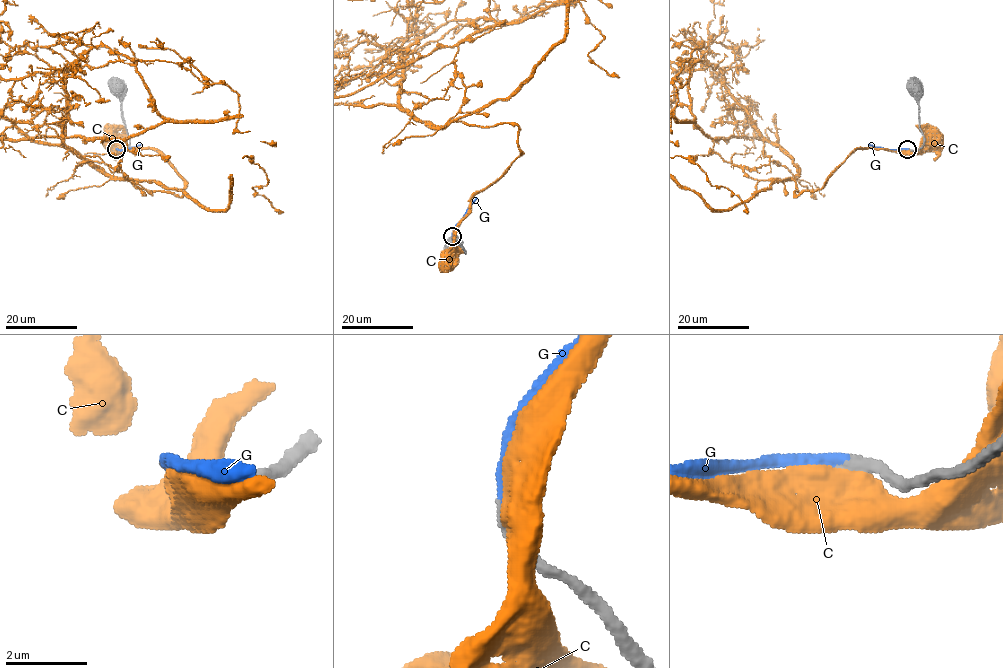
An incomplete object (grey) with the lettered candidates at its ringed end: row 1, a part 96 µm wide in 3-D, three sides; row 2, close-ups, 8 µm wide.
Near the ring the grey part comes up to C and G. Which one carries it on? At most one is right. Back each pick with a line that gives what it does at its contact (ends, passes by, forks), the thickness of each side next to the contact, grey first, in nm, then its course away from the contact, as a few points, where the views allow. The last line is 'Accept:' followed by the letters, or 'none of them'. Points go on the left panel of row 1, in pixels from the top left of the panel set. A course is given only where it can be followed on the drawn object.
G: it ends; calibres 340 and 340 nm; course (116, 149), (141, 144)
Accept: G

